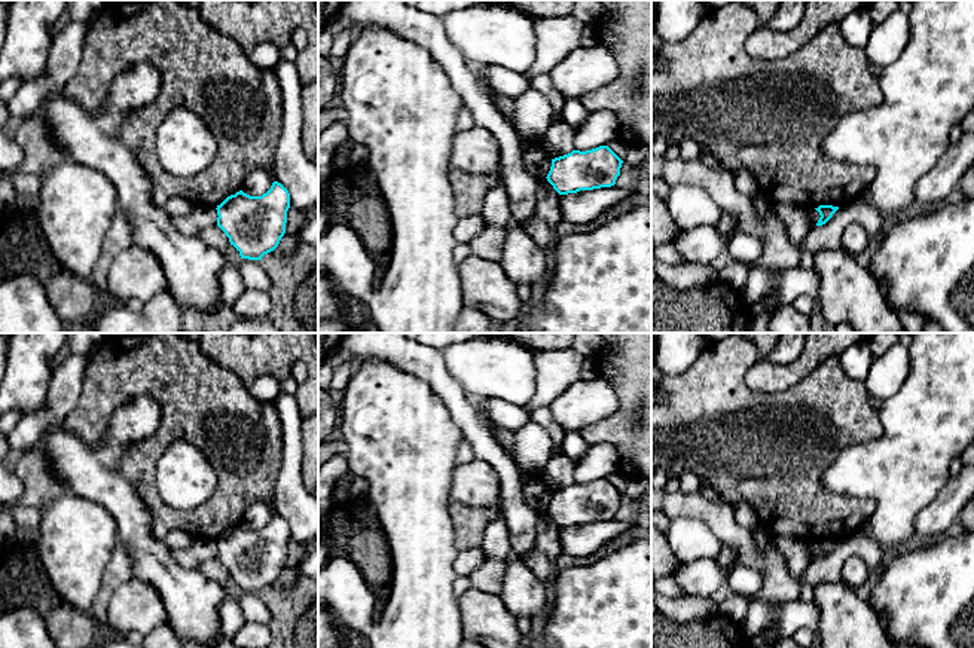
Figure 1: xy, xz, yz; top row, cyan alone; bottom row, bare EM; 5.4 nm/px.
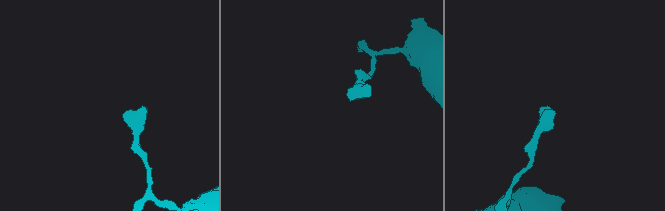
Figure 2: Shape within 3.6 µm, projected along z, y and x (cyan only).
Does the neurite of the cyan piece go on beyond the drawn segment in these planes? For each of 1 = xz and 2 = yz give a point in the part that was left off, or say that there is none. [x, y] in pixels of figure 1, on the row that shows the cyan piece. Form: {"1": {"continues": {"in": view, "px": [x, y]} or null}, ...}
{"1": {"continues": null}, "2": {"continues": null}}

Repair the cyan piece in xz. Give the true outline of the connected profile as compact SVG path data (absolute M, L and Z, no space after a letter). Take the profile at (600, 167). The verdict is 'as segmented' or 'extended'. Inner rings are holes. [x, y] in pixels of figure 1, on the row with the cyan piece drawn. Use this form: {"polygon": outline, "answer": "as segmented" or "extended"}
{"polygon": "M608 147L573 150L552 159L547 181L559 195L611 187L620 175L623 161Z", "answer": "as segmented"}

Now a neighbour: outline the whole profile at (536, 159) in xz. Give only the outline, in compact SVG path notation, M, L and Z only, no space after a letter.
M543 144L525 146L522 152L522 165L531 175L541 180L546 178L550 171L552 156Z

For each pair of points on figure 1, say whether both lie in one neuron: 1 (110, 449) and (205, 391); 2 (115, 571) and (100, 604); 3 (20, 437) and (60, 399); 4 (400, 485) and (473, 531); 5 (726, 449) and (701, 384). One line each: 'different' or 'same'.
1: different
2: same
3: same
4: different
5: same

